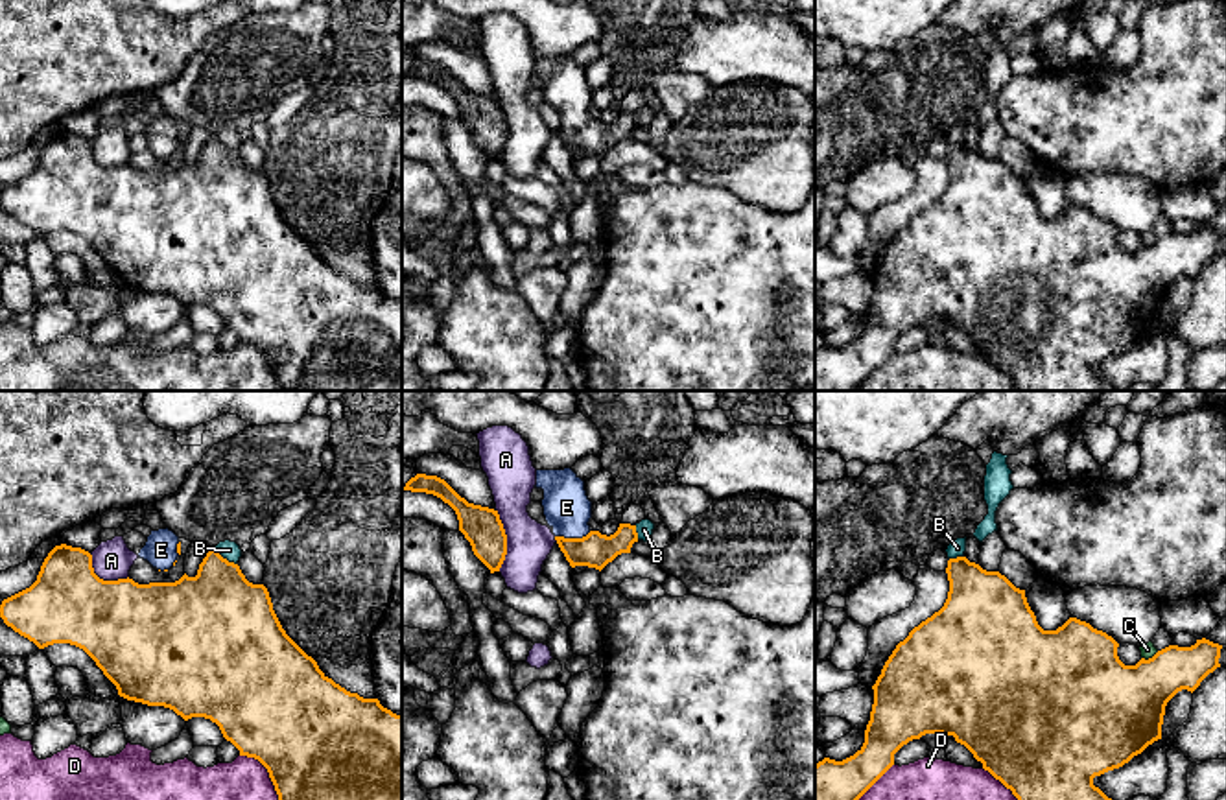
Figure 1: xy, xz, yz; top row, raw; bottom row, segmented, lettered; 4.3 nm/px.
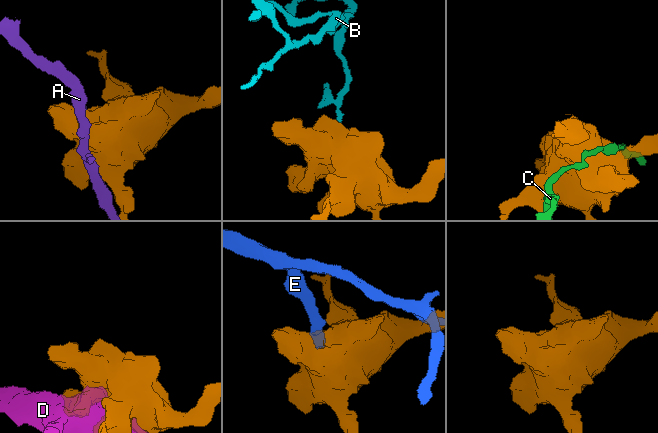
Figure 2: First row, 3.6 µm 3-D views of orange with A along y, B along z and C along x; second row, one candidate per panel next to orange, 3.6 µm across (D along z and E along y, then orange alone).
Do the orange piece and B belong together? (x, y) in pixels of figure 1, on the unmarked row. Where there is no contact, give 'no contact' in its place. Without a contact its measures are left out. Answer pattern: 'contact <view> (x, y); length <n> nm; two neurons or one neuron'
contact xy (225, 146); length 120 nm; two neurons

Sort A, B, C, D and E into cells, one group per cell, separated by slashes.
A / B / C / D / E

